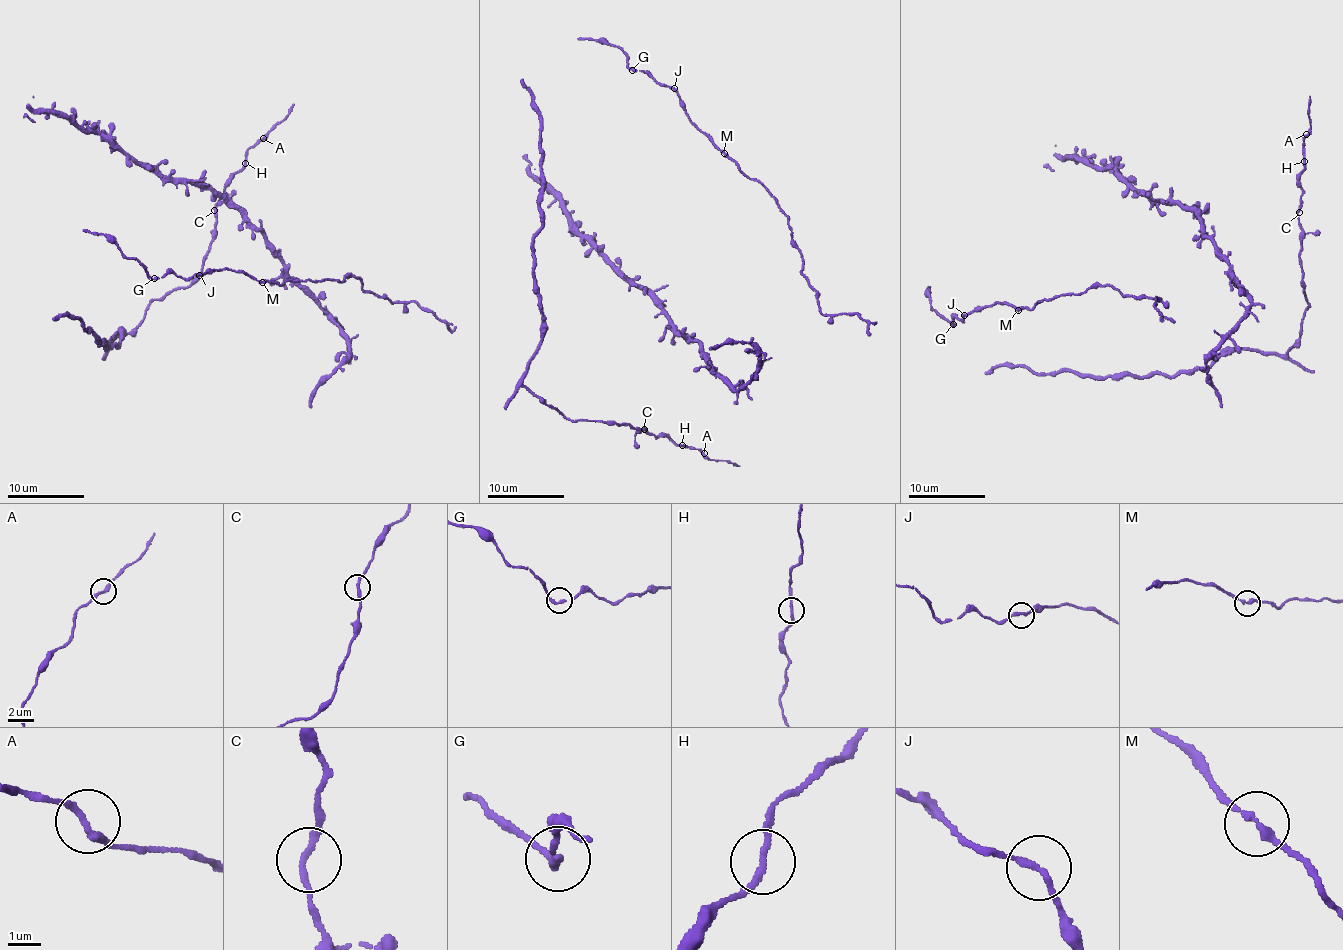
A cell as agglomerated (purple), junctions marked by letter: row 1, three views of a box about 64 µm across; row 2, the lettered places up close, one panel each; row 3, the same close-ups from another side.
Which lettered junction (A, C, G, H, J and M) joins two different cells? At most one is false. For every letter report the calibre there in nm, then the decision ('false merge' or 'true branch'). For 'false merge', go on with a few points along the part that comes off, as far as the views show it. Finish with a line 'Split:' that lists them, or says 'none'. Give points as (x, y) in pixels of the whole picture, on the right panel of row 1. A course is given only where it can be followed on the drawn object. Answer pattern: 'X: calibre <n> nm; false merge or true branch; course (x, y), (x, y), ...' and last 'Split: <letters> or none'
A: calibre 240 nm; true branch
C: calibre 200 nm; true branch
G: calibre 190 nm; true branch
H: calibre 200 nm; true branch
J: calibre 200 nm; true branch
M: calibre 220 nm; true branch
Split: none

